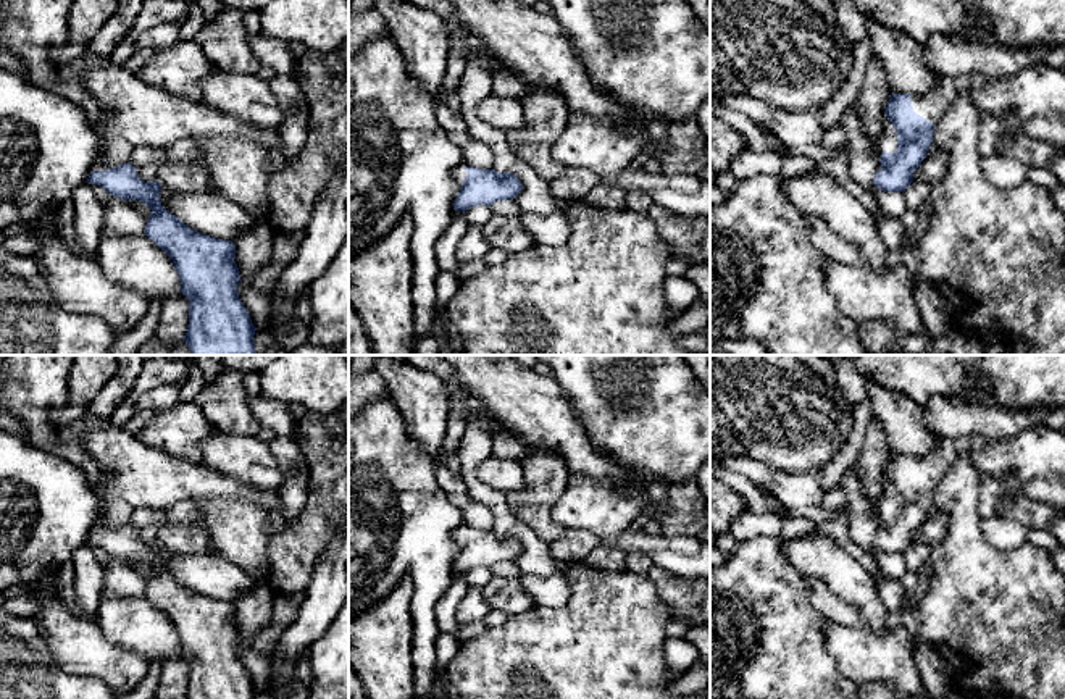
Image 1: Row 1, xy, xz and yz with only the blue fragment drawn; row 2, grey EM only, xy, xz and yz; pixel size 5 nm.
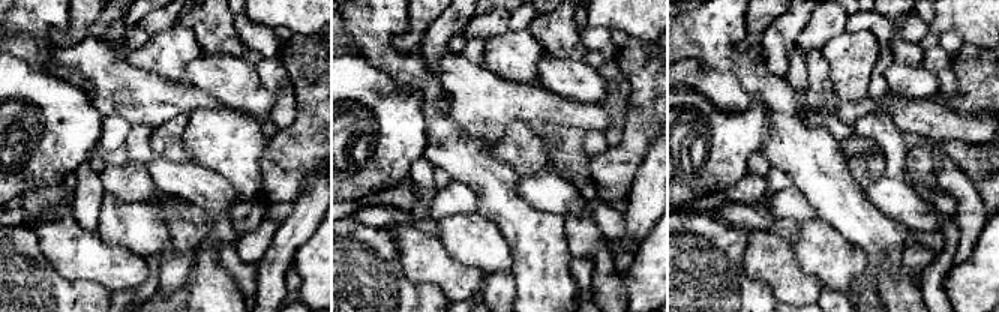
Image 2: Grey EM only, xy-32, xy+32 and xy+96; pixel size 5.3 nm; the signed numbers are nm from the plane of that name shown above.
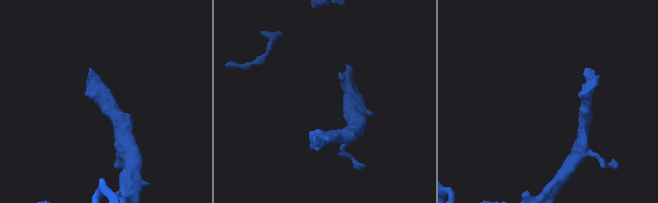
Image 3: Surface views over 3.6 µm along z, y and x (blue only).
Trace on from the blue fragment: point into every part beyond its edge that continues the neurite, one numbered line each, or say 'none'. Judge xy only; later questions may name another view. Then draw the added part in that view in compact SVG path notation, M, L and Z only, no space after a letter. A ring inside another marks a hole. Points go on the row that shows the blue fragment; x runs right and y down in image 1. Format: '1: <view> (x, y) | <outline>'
1: xy (28, 28) | M0 0L0 55L13 53L19 57L27 68L27 79L31 82L73 102L86 113L89 124L98 134L98 157L90 171L106 171L110 168L103 163L103 158L110 140L100 134L102 115L98 102L86 90L81 79L61 77L48 55L52 47L68 42L68 15L71 5L73 0Z

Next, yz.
1: yz (888, 141) | M883 115L881 124L883 124L883 132L881 132L881 136L876 139L878 149L879 149L879 158L881 158L881 153L883 153L884 150L886 150L888 153L894 153L896 149L897 149L897 132L896 132L892 123L888 119L886 115Z

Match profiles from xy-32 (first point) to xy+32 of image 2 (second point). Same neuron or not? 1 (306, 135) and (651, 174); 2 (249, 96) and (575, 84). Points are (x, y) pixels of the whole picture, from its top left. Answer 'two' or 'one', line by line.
1: two
2: one

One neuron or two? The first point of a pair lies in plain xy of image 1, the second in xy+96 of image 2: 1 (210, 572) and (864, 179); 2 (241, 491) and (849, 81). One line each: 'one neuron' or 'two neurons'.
1: two neurons
2: two neurons

